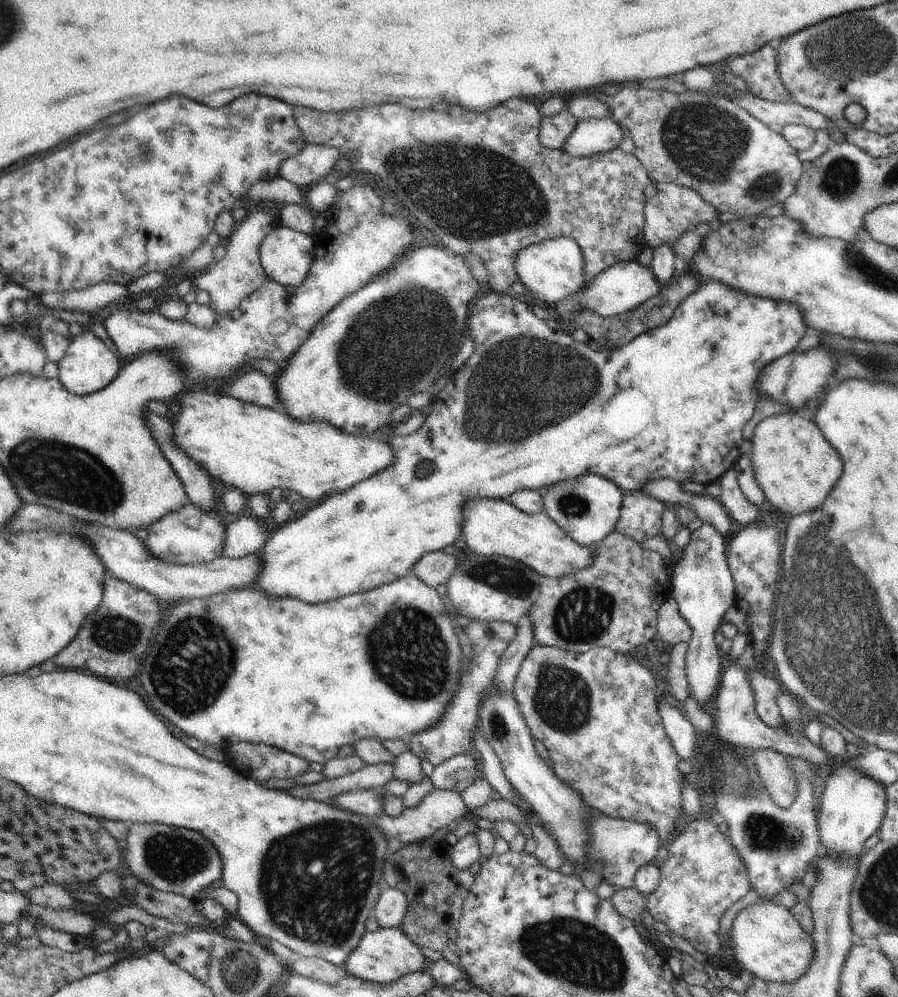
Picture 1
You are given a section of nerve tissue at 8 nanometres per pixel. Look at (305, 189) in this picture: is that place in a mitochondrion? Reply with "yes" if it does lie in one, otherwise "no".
no

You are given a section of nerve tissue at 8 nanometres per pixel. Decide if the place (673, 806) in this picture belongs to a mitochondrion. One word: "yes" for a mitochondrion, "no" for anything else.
no

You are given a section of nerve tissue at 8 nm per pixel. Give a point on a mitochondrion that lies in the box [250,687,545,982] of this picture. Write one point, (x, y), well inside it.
(315, 897)

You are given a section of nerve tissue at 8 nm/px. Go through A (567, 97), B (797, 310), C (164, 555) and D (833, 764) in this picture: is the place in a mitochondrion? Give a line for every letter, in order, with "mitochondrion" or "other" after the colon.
A: other
B: other
C: other
D: other

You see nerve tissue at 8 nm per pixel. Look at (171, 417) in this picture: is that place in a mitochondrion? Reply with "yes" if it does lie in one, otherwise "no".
no

